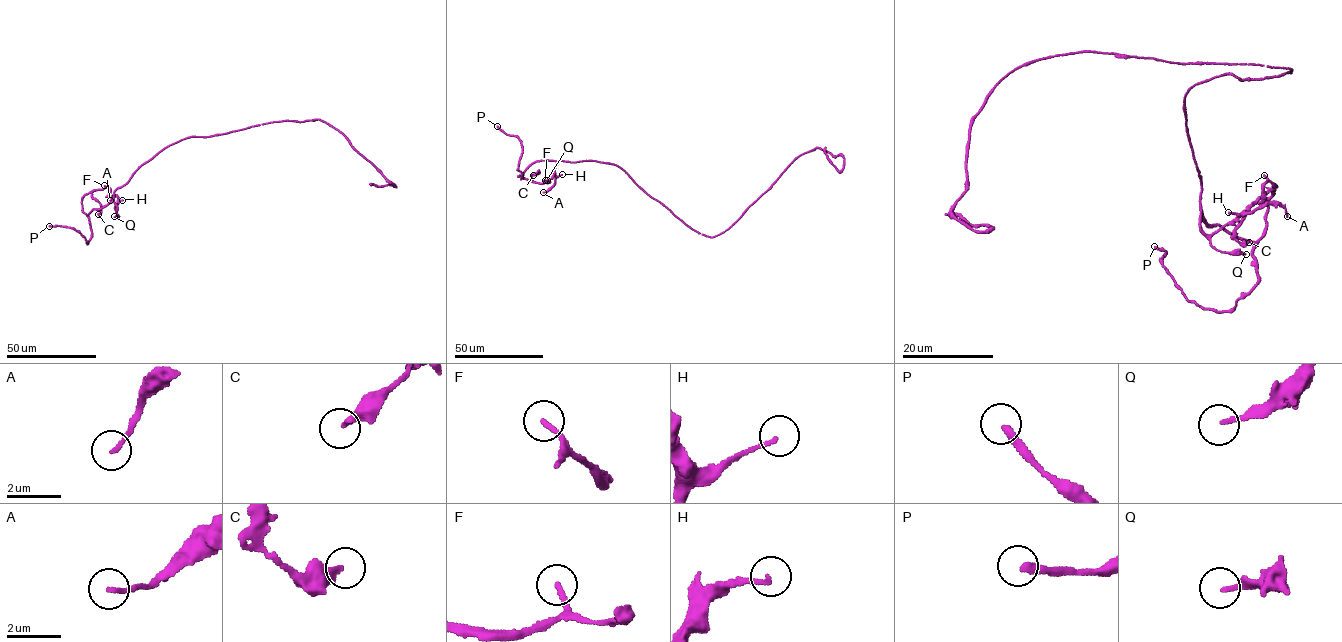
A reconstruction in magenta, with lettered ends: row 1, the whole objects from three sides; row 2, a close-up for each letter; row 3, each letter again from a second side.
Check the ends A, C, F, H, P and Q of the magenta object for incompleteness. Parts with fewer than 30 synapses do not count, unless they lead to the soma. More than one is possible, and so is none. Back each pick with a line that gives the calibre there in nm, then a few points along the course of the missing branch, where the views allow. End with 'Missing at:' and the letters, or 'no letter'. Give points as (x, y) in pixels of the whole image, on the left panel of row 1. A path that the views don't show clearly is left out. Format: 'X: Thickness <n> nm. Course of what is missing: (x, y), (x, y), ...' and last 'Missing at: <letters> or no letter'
Missing at: no letter

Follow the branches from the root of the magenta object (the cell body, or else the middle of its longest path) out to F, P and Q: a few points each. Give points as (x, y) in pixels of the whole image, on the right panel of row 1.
F: (1271, 77), (1225, 73), (1195, 84), (1184, 99), (1207, 224), (1260, 238), (1276, 185), (1264, 175)
P: (1271, 77), (1225, 73), (1184, 99), (1204, 218), (1252, 243), (1258, 283), (1232, 309), (1203, 309), (1154, 246)
Q: (1271, 77), (1241, 80), (1225, 73), (1195, 84), (1184, 99), (1201, 179), (1200, 231), (1218, 250), (1246, 254)

